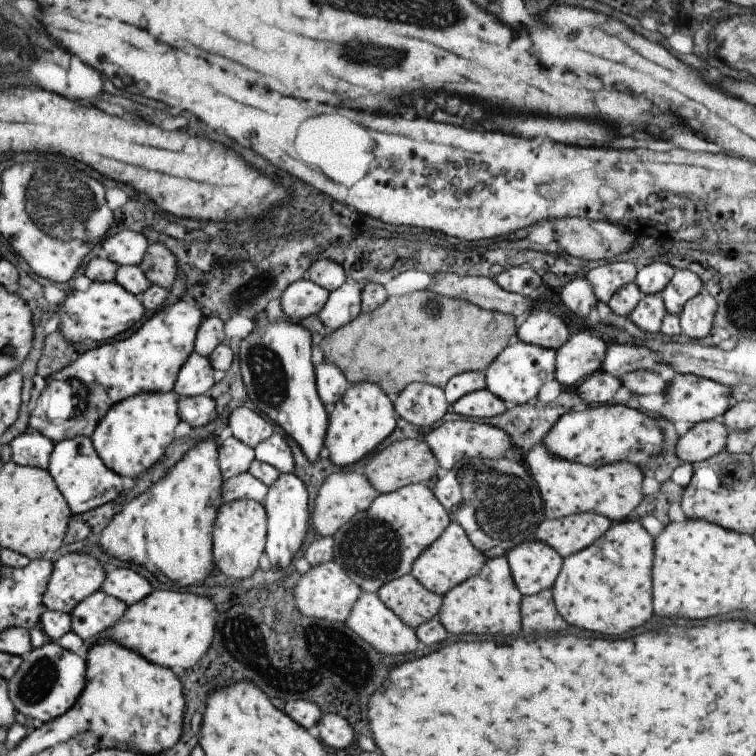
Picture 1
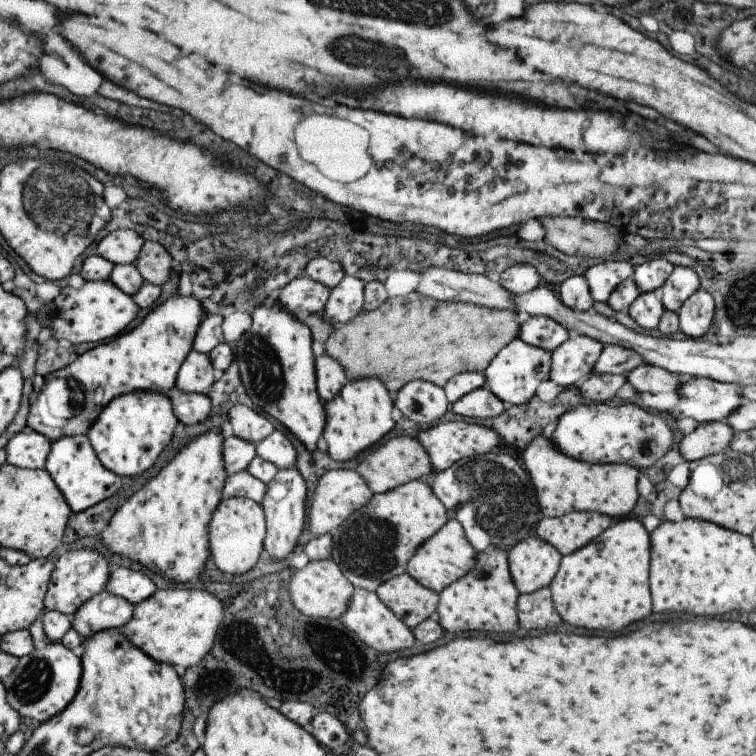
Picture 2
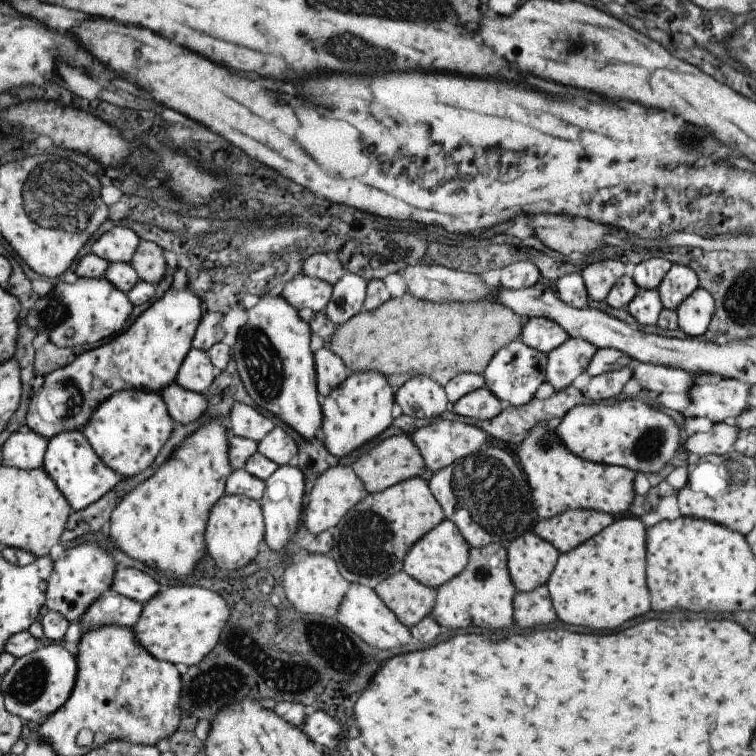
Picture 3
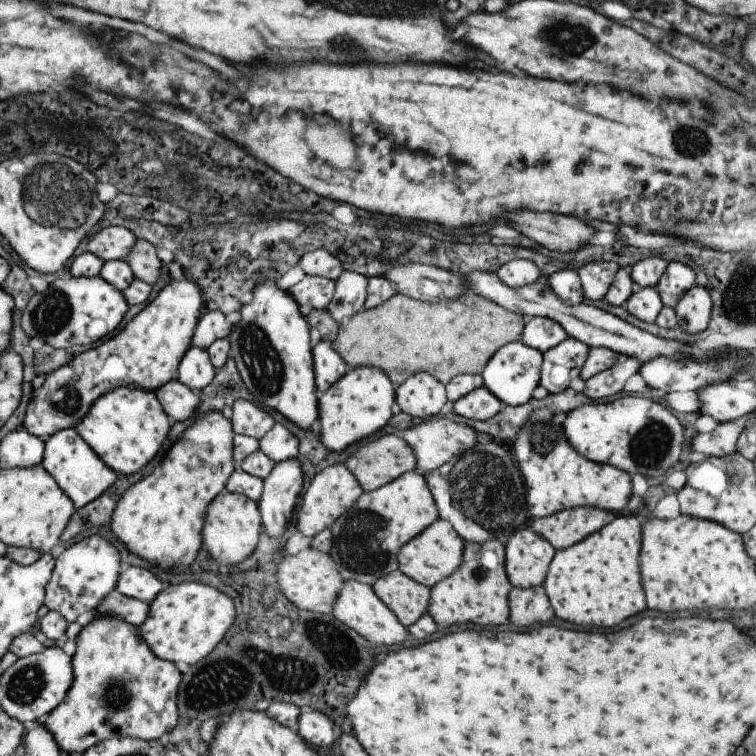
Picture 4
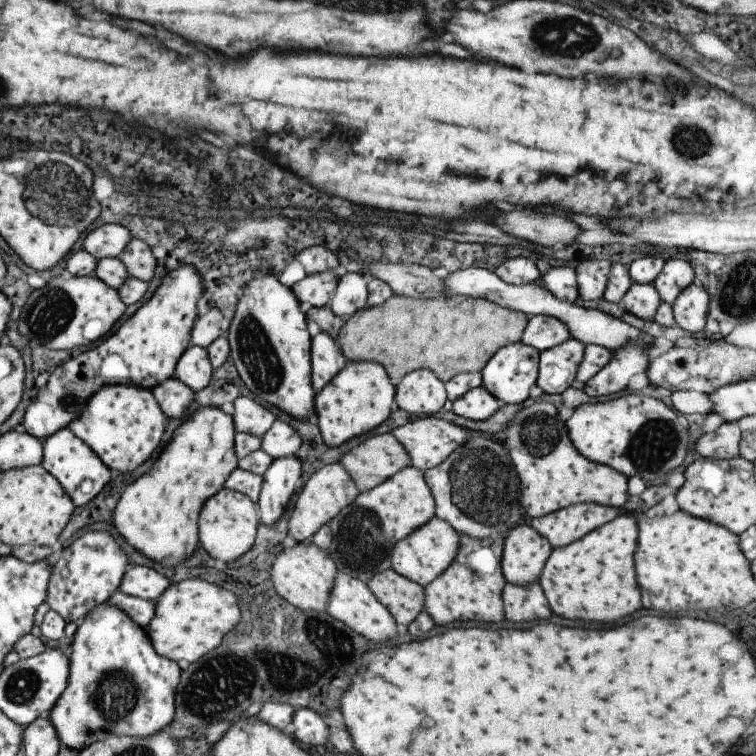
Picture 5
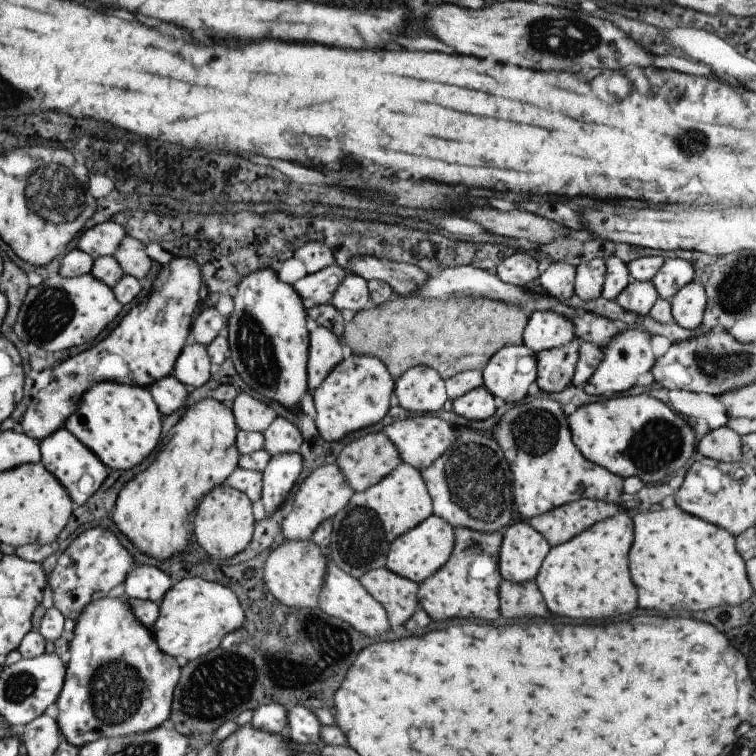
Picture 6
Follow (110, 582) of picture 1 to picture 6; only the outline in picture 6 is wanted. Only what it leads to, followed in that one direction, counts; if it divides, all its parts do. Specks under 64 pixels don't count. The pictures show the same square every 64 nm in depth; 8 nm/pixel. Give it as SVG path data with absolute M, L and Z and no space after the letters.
M133 565L121 584L124 594L131 598L159 603L171 586L169 574L148 565Z

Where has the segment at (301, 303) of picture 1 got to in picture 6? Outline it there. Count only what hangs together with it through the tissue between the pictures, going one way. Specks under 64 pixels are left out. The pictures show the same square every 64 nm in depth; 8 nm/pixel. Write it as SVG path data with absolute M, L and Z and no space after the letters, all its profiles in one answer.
M333 264L317 272L306 274L291 286L301 300L305 298L311 300L314 305L324 305L330 302L333 291L346 273L345 268Z

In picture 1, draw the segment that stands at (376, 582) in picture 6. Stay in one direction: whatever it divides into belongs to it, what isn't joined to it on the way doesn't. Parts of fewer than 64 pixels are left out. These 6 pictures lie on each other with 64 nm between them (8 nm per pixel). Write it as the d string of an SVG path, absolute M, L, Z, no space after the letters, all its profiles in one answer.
M411 574L382 584L375 593L381 603L412 629L437 616L442 603L441 595L426 589Z

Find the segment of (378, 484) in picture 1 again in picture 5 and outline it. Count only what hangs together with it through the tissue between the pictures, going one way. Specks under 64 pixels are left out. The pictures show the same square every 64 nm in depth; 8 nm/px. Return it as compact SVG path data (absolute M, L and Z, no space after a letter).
M391 433L367 438L340 458L359 493L371 490L402 468L411 466L408 452Z

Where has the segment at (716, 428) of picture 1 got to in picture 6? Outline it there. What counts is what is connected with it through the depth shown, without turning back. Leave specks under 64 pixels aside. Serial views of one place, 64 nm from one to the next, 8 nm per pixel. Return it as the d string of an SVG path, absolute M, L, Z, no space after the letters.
M726 425L707 431L696 441L695 454L724 463L742 460L740 436Z

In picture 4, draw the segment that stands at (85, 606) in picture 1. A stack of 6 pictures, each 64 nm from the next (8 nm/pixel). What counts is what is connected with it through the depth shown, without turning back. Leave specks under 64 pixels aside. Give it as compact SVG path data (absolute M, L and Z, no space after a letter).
M113 589L108 592L94 608L95 615L113 616L124 623L136 627L141 624L148 611L148 603L122 595Z

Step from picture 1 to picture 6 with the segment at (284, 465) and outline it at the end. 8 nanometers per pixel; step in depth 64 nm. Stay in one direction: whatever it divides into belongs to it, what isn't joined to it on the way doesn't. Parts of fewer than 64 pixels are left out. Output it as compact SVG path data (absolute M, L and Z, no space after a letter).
M275 417L273 422L262 432L263 444L270 456L297 452L301 448L302 436L299 429L283 417Z

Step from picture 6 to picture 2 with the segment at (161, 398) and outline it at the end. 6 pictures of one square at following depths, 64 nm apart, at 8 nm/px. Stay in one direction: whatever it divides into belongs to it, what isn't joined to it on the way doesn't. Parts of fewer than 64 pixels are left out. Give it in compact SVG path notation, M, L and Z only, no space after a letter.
M175 386L165 394L172 404L173 414L183 425L203 422L211 410L209 397L201 393L184 393Z

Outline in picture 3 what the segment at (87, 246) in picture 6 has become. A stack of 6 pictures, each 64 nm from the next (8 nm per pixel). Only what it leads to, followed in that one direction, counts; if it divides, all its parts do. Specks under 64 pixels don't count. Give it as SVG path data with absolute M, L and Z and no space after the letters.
M113 227L101 234L89 246L89 250L108 263L129 263L140 242L140 238L130 228Z

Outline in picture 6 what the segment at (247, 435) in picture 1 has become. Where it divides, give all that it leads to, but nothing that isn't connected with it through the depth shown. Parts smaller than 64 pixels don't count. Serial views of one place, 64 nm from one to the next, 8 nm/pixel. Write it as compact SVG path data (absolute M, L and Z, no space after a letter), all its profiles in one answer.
M242 392L232 400L230 411L238 430L254 433L262 433L276 417L272 408Z

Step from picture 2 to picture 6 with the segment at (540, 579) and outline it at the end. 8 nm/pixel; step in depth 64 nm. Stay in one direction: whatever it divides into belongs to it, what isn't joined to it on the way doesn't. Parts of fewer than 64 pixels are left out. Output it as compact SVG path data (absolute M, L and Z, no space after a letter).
M515 520L501 535L497 566L502 580L524 583L534 579L549 552L548 542L531 525Z

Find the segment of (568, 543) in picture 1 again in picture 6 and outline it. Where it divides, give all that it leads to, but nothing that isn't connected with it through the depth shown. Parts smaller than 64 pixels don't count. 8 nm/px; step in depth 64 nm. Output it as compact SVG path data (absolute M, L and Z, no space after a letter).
M579 499L529 518L529 525L550 547L556 547L621 509L615 503Z

